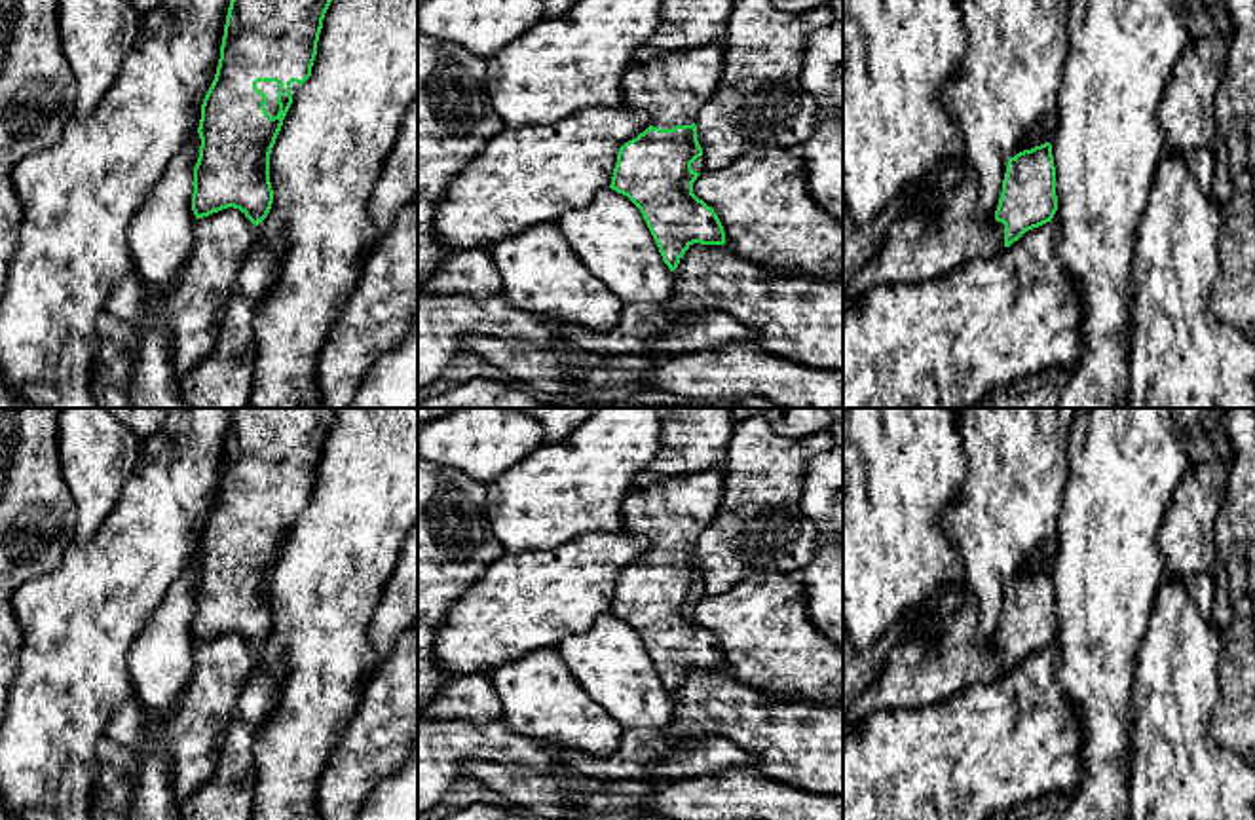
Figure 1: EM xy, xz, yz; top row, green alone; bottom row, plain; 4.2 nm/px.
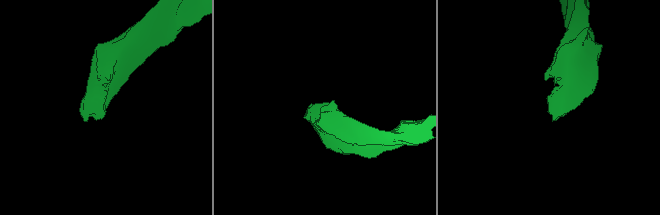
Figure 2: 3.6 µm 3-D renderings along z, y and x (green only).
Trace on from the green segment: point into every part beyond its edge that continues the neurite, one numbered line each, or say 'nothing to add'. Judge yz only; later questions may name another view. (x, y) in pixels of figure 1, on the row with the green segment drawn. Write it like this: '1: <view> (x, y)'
1: yz (944, 230)

